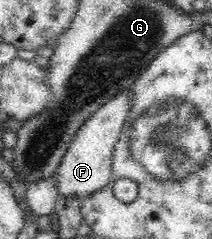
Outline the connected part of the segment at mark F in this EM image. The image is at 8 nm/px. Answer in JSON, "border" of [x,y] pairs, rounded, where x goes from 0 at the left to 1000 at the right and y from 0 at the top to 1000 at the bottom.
{"border":[[[627,368],[547,389],[547,406],[528,406],[509,431],[434,473],[396,506],[396,523],[368,540],[368,556],[330,590],[330,607],[259,715],[255,745],[288,824],[302,833],[358,828],[387,841],[425,828],[434,808],[472,799],[472,787],[519,757],[538,611],[575,556],[585,510],[599,502],[623,393]]]}

